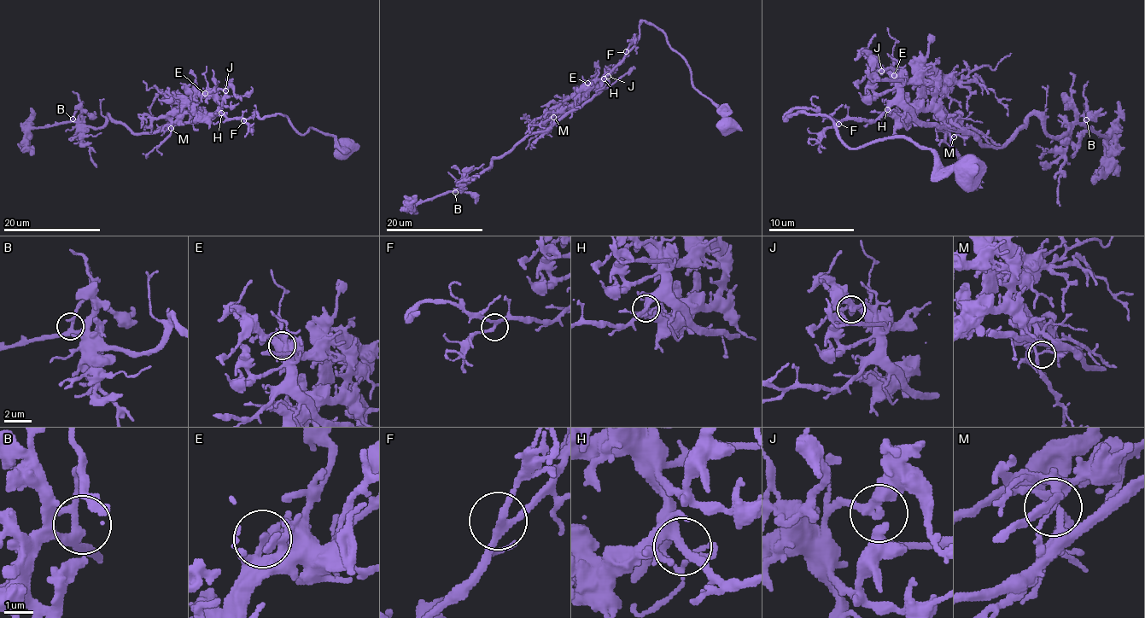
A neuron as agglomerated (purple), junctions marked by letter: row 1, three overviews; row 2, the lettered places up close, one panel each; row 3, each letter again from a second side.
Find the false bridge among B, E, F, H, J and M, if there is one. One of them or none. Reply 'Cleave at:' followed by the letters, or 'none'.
Cleave at: none

